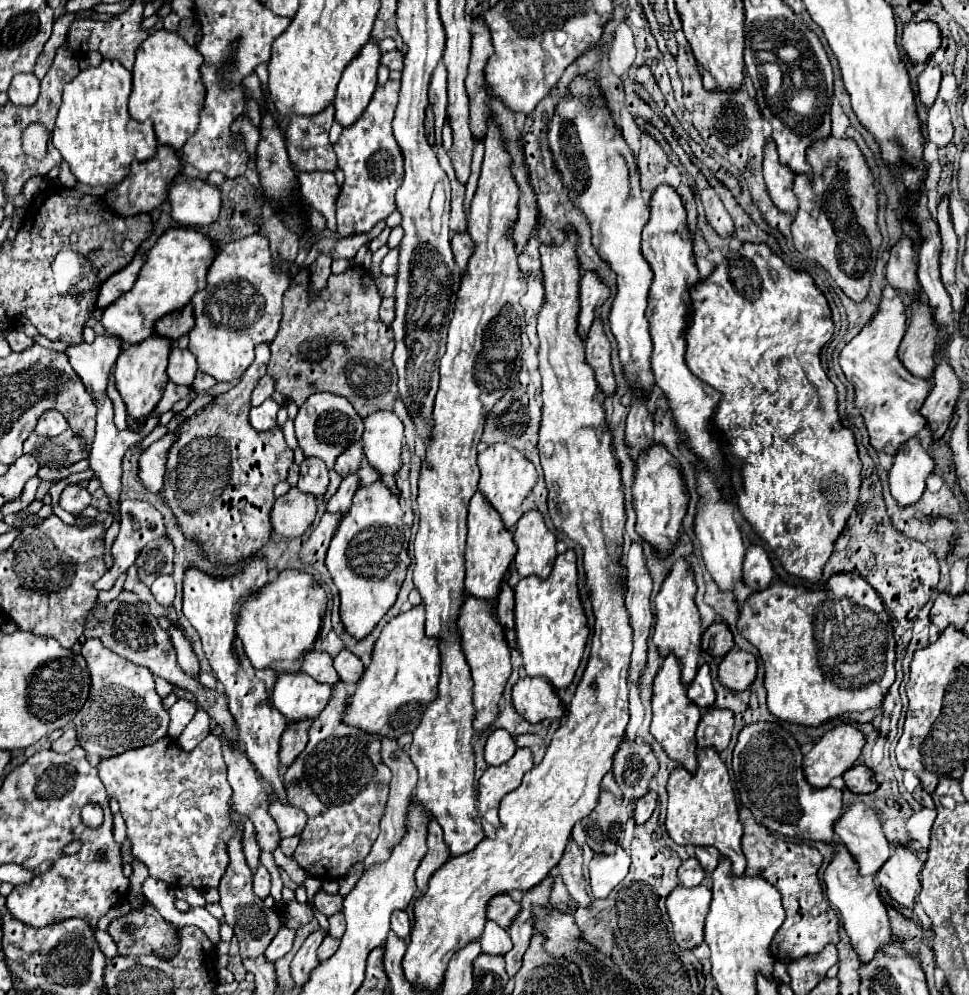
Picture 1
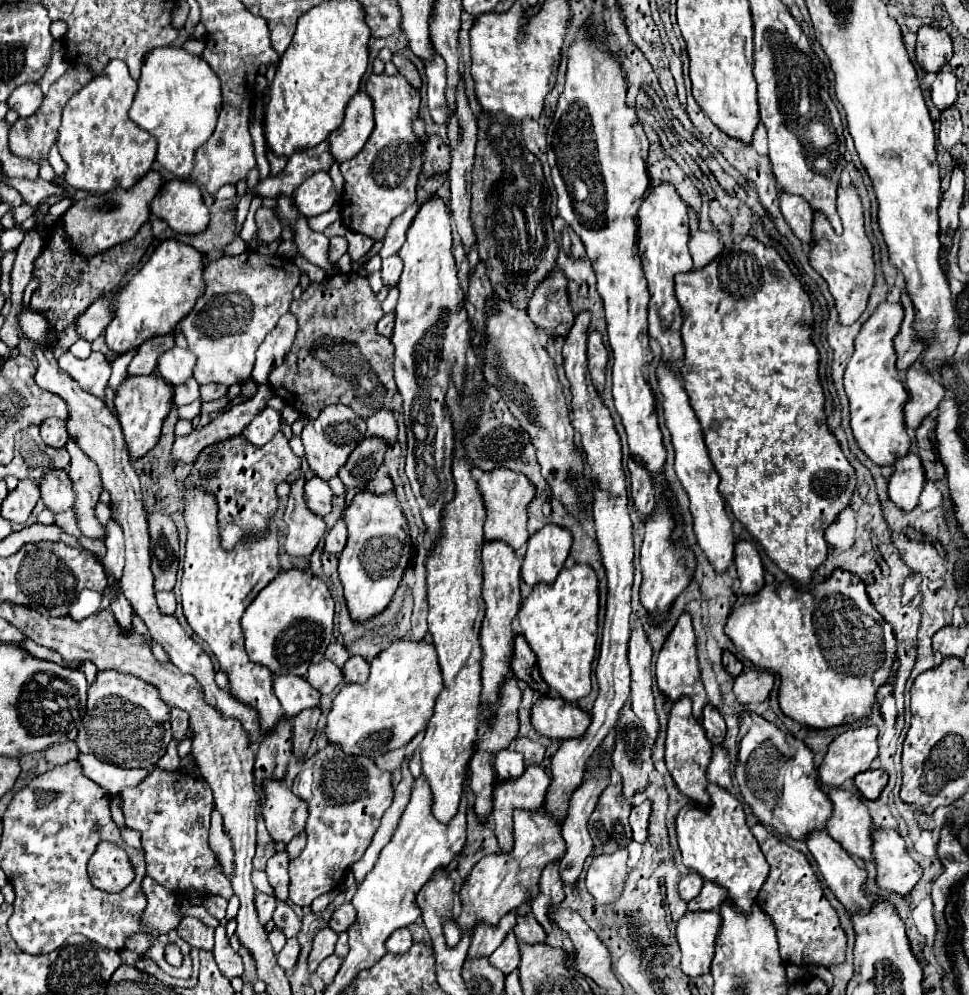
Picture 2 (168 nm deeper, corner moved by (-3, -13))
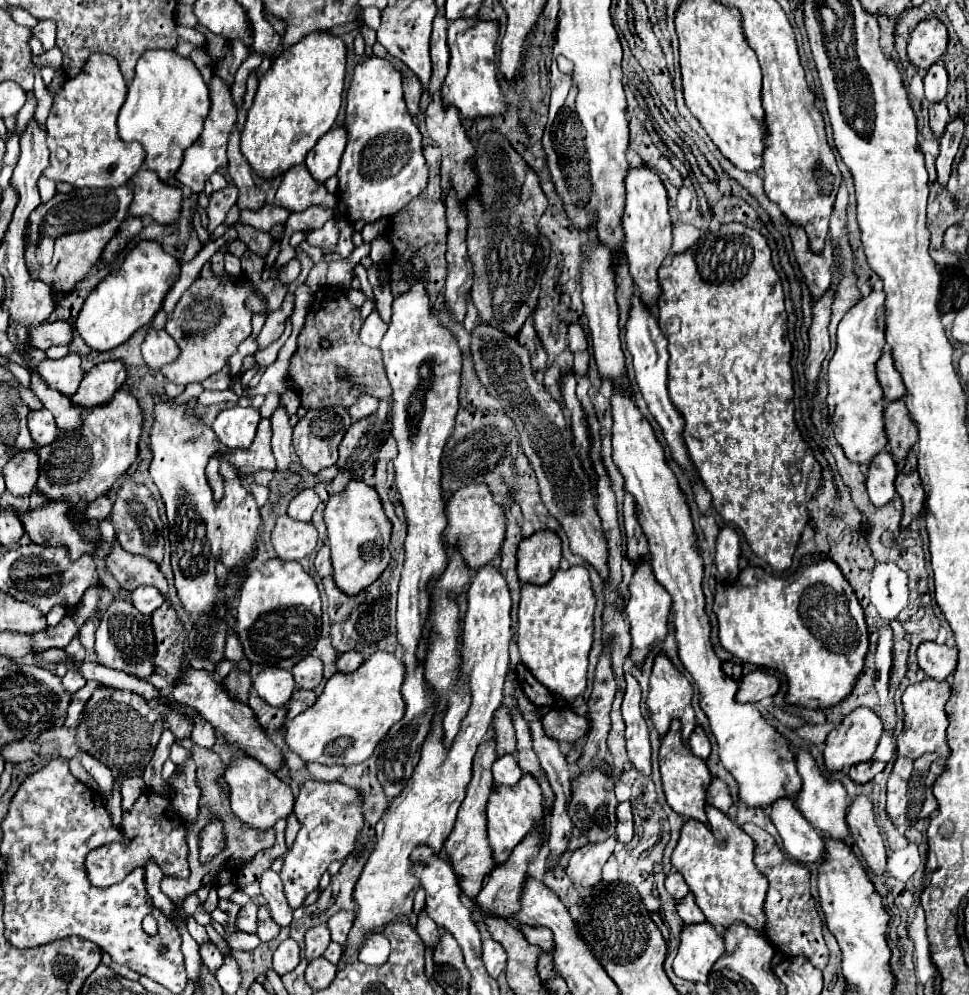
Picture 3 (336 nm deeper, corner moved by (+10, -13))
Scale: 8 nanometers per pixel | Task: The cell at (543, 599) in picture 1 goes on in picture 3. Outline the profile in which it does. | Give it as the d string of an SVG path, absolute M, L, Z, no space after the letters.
M569 567L567 571L559 569L549 583L545 585L523 585L521 587L521 601L519 601L519 629L517 629L517 645L519 645L519 653L521 653L521 661L523 665L533 673L533 677L543 683L551 693L555 695L561 695L561 697L579 697L583 691L585 691L585 685L587 685L587 655L589 655L589 649L591 649L591 643L593 643L593 609L595 609L595 597L593 597L593 591L591 591L591 581L589 581L589 573L585 567Z

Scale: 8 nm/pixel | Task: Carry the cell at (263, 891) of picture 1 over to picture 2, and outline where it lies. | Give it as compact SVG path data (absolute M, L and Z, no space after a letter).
M262 893L256 895L256 911L258 911L258 917L260 917L262 925L266 925L272 919L274 907L276 907L274 895L262 895Z

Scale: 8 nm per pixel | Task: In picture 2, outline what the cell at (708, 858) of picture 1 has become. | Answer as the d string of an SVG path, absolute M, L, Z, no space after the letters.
M704 881L700 895L694 901L688 901L688 911L716 911L722 901L728 901L726 889L710 881Z

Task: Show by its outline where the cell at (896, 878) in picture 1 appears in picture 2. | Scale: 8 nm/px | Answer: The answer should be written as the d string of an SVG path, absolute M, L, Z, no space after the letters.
M892 829L872 831L872 855L876 863L876 883L880 889L910 895L916 881L922 877L922 869L912 857L908 857L904 839Z

